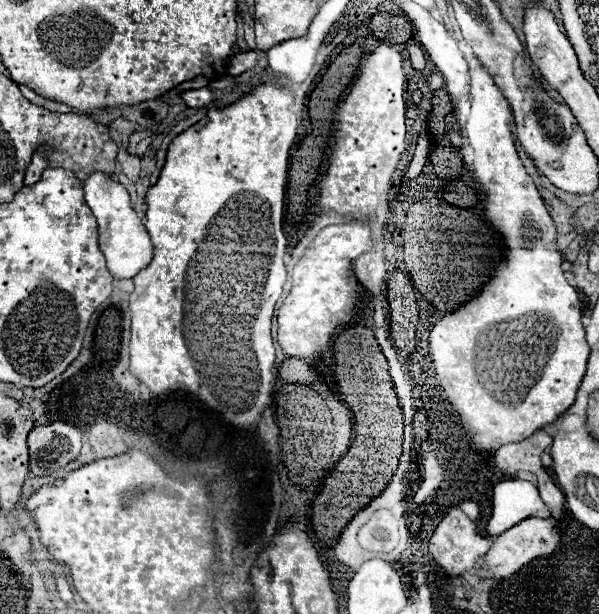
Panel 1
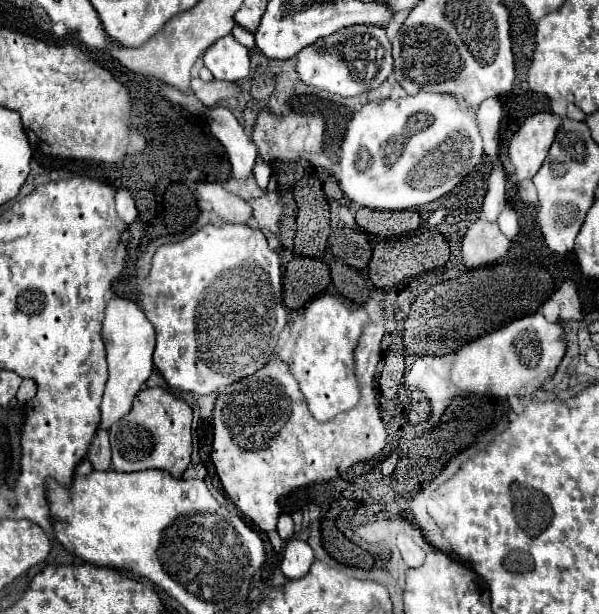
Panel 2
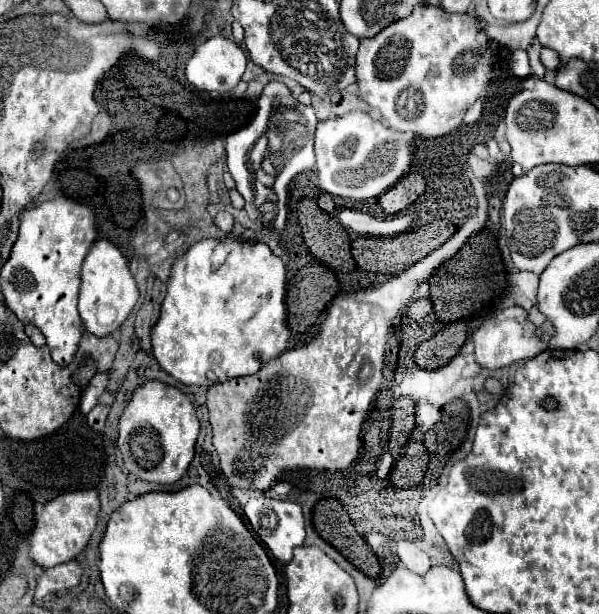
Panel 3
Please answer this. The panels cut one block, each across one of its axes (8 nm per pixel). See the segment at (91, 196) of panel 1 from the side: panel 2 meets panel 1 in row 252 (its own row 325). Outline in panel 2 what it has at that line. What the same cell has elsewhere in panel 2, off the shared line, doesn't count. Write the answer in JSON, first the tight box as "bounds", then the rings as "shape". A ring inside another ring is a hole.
{"bounds":[100,298,154,430],"shape":[[[112,298],[106,306],[106,318],[102,326],[102,338],[106,346],[106,360],[108,360],[108,382],[102,398],[102,420],[100,428],[108,430],[114,422],[118,422],[124,414],[130,412],[132,400],[142,388],[142,384],[150,378],[152,366],[152,352],[154,352],[154,326],[140,310],[140,306],[132,300]]]}

